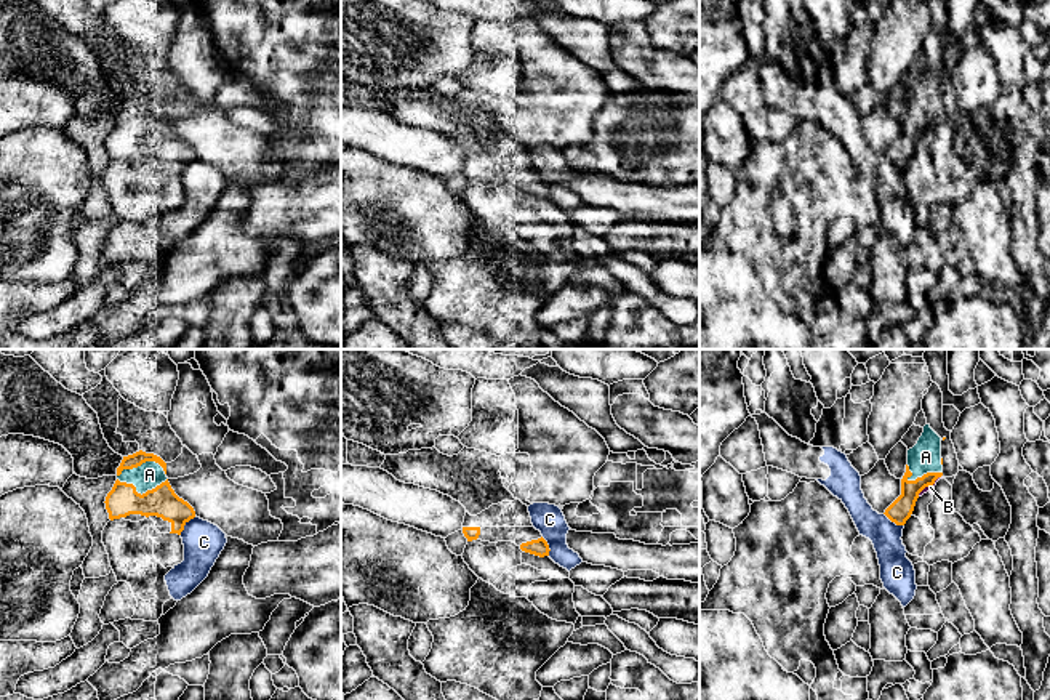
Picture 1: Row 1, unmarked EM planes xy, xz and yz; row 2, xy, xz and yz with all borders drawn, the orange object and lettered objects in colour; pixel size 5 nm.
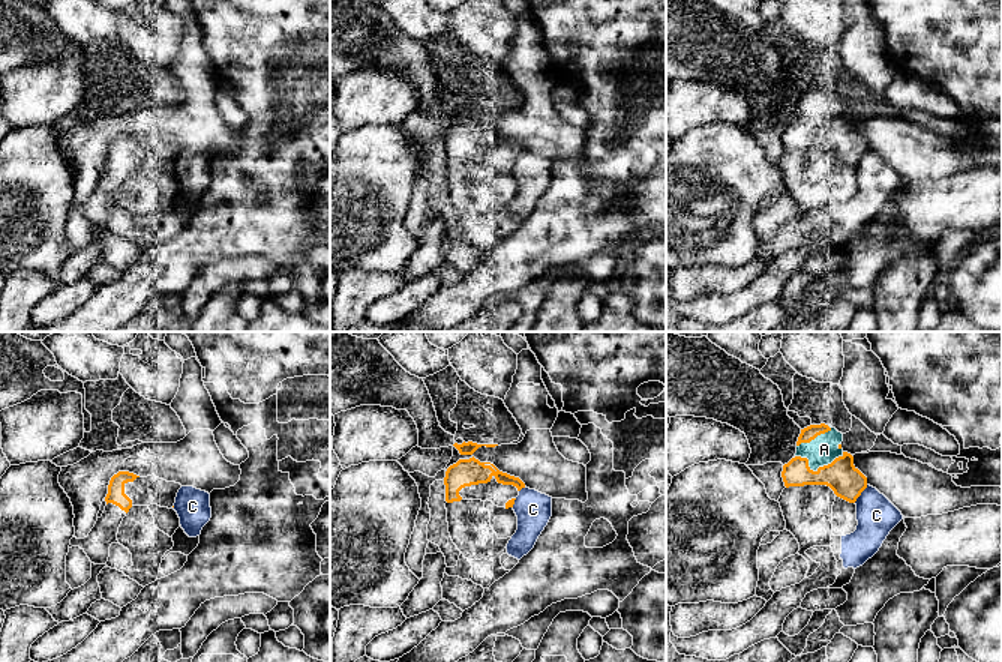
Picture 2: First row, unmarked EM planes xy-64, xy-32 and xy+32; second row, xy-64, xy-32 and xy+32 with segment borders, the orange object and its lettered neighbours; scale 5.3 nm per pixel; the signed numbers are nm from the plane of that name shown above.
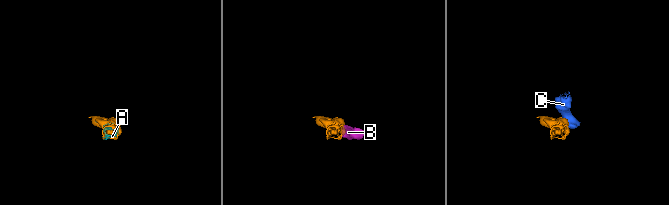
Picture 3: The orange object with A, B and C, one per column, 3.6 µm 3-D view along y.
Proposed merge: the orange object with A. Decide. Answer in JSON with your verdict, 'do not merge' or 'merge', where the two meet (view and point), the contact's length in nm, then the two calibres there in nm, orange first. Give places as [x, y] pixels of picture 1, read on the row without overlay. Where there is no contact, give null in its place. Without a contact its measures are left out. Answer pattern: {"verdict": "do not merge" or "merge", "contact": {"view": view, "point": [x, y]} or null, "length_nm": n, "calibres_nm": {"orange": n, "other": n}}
{"verdict": "merge", "contact": {"view": "xy", "point": [140, 135]}, "length_nm": 260, "calibres_nm": {"orange": 70, "other": 140}}

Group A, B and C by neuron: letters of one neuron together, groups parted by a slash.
A / B C

